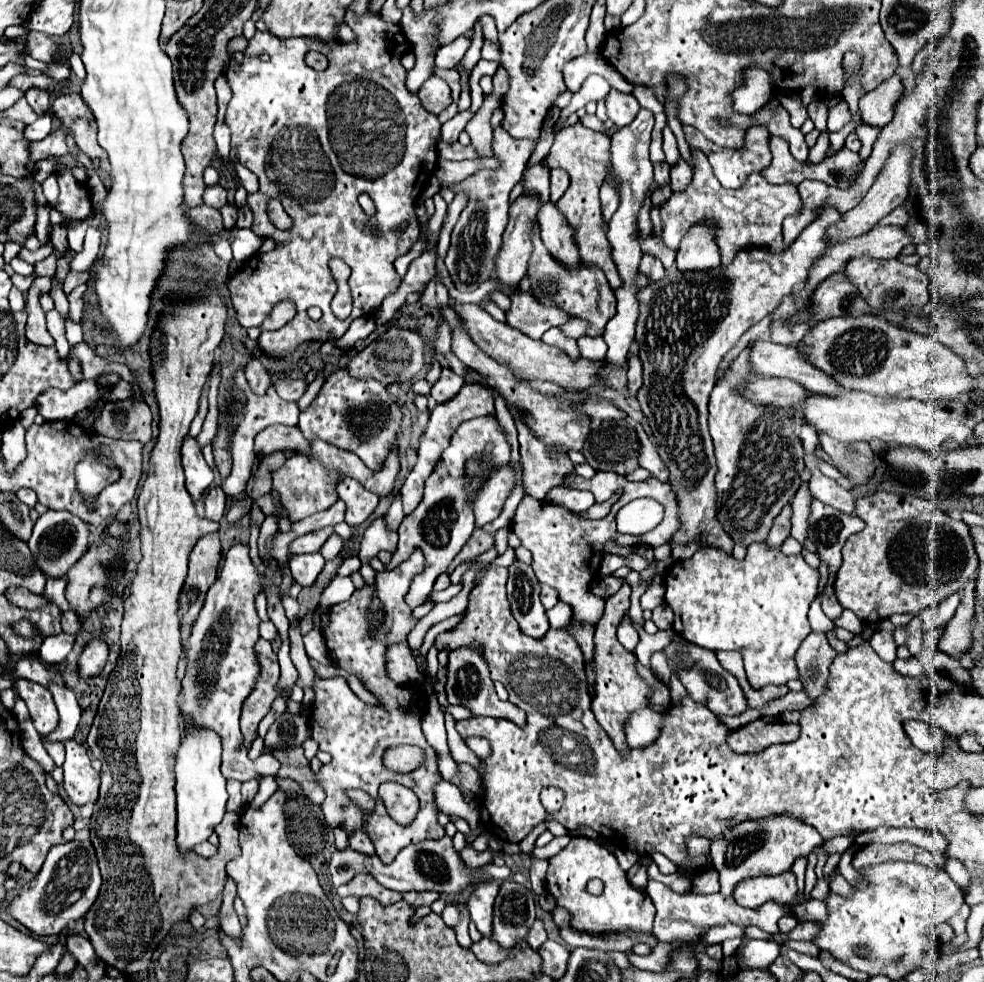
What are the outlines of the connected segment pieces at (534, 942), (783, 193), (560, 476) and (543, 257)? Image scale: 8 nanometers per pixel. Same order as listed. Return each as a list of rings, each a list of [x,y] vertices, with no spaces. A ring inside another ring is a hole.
[[[537,918],[535,920],[535,924],[531,926],[531,930],[529,930],[529,934],[527,934],[527,944],[533,948],[533,950],[537,950],[537,946],[541,946],[545,940],[547,940],[547,932],[545,932],[545,928],[543,928],[543,922]]]
[[[693,150],[695,158],[695,172],[689,188],[681,194],[673,194],[669,202],[663,206],[663,222],[667,222],[667,236],[665,244],[673,250],[679,248],[681,238],[687,234],[687,230],[701,222],[701,220],[715,220],[717,222],[717,244],[721,248],[721,262],[729,264],[735,254],[741,248],[747,246],[767,246],[775,252],[785,248],[783,244],[783,234],[781,234],[781,222],[785,216],[795,214],[801,210],[801,198],[797,192],[797,186],[791,184],[781,184],[781,186],[771,186],[761,174],[751,174],[741,190],[725,190],[719,188],[719,182],[703,156],[703,152]],[[757,218],[763,220],[763,226],[757,224]]]
[[[513,408],[509,410],[519,430],[525,494],[535,500],[545,500],[551,488],[565,486],[565,478],[575,474],[575,466],[569,458],[563,458],[563,454],[555,454],[555,450],[547,450],[537,438],[531,438],[529,430],[521,424],[519,412]]]
[[[533,226],[531,242],[533,242],[533,254],[531,254],[529,266],[527,266],[527,276],[531,280],[531,294],[545,306],[557,306],[571,318],[581,318],[581,320],[589,322],[589,328],[587,328],[589,336],[601,336],[605,330],[605,324],[617,312],[615,310],[617,300],[613,296],[611,286],[605,280],[605,274],[595,266],[579,264],[577,268],[567,268],[561,262],[557,262],[543,246],[537,226]]]

